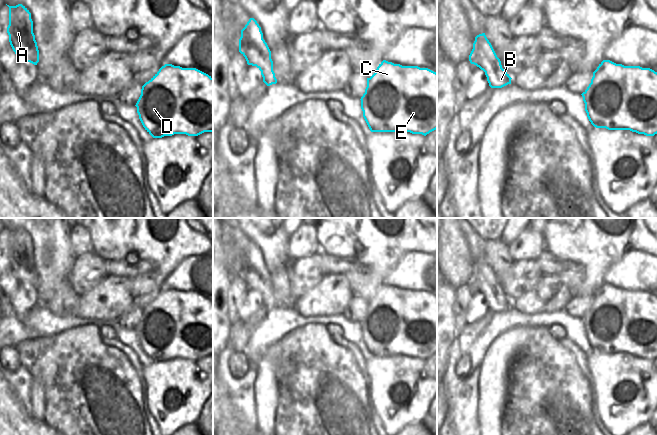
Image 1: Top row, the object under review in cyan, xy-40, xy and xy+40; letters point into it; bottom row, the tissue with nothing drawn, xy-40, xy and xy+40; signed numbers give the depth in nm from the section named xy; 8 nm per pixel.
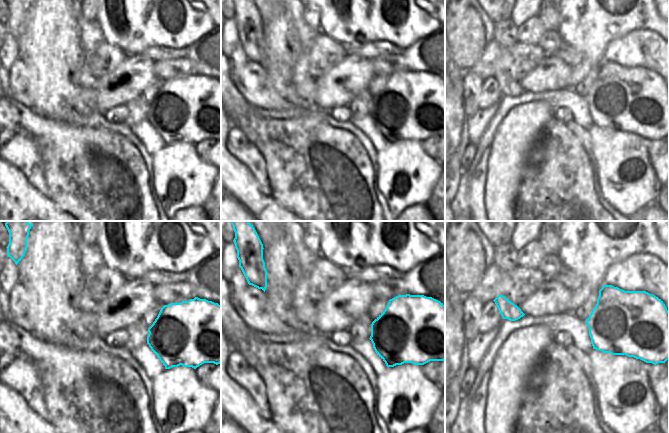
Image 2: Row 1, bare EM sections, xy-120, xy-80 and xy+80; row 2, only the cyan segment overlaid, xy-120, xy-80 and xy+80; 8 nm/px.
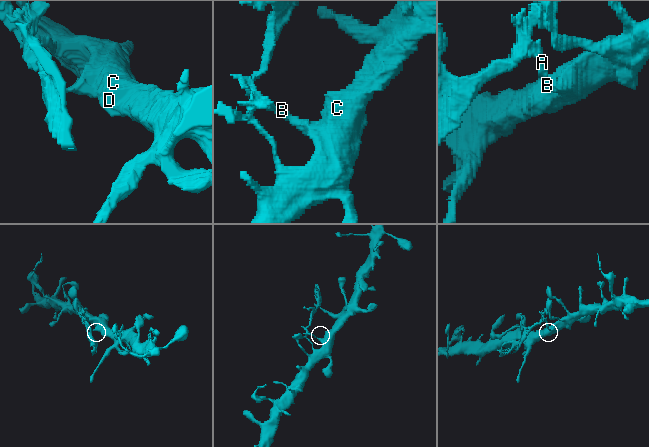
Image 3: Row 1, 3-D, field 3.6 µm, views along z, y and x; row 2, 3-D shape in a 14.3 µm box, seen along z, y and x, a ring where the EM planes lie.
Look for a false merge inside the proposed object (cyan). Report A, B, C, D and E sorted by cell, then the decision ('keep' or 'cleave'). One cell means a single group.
A / B C D E; cleave

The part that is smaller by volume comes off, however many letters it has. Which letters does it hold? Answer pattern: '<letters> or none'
A

